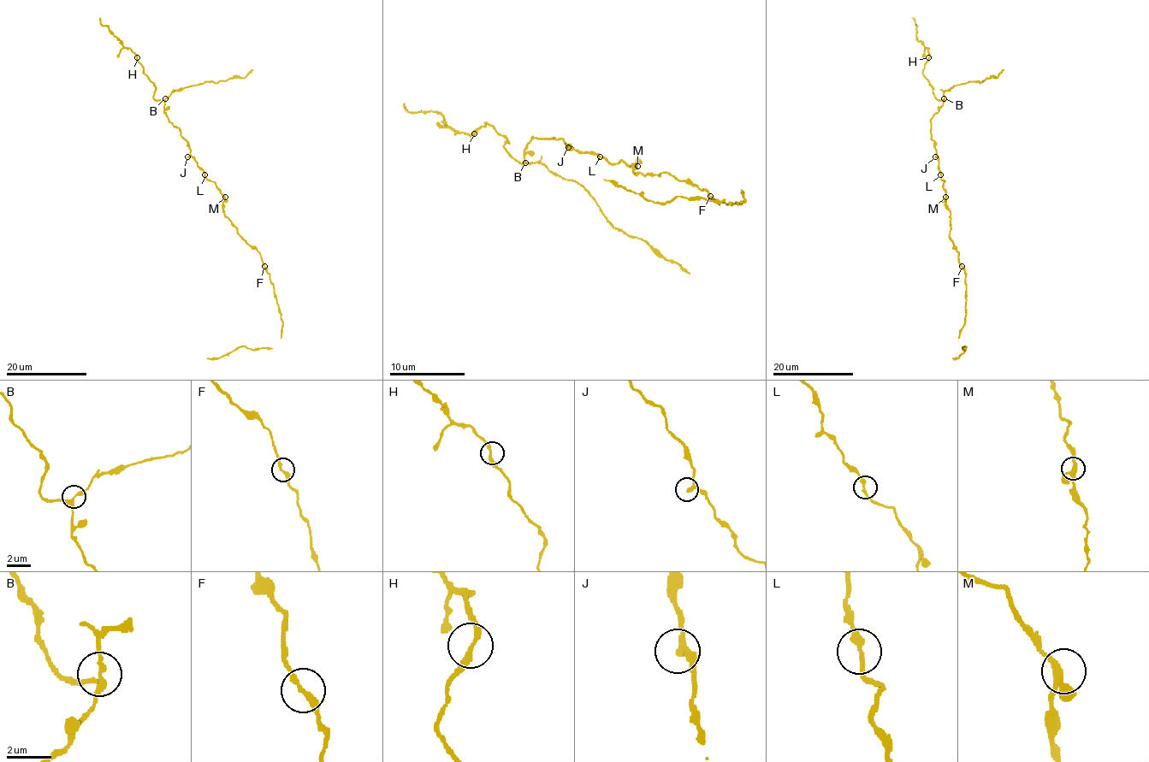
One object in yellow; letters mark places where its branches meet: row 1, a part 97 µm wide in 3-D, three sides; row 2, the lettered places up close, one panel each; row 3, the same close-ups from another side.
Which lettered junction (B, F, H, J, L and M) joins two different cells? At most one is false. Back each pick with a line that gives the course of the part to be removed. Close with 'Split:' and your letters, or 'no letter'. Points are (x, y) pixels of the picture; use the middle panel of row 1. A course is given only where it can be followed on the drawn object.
B: Course of the part to remove: (524, 162), (538, 162), (564, 179), (576, 180), (595, 199), (601, 215), (612, 226), (643, 239), (689, 274)
Split: B

